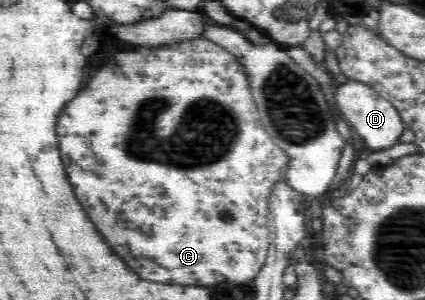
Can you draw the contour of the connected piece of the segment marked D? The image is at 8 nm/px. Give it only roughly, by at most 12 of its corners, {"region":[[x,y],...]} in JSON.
{"region":[[362,82],[338,85],[336,107],[367,149],[396,145],[404,122]]}

